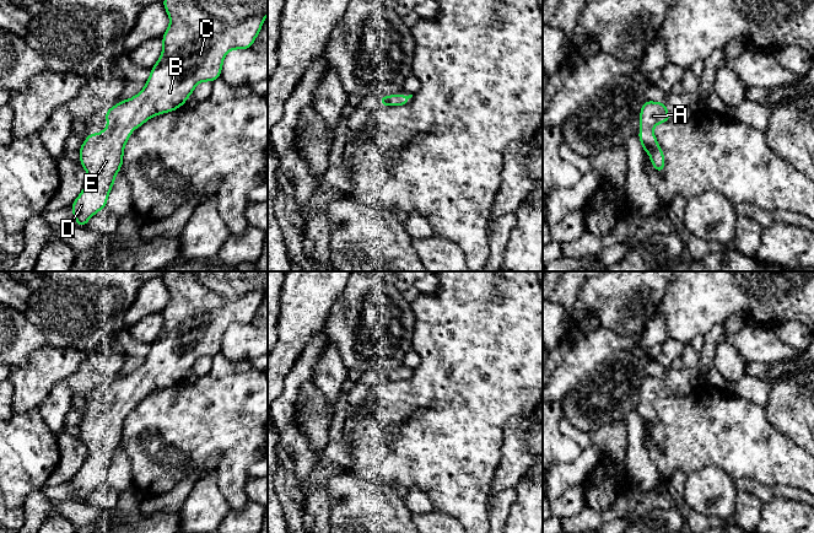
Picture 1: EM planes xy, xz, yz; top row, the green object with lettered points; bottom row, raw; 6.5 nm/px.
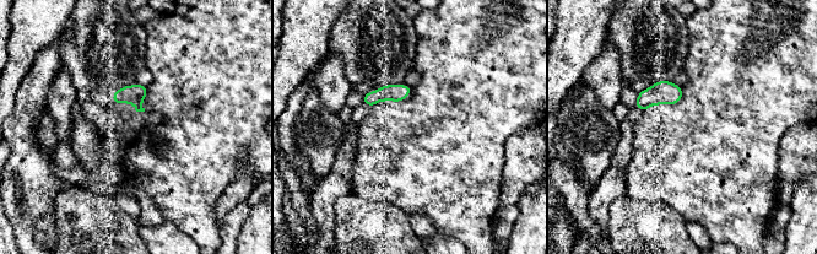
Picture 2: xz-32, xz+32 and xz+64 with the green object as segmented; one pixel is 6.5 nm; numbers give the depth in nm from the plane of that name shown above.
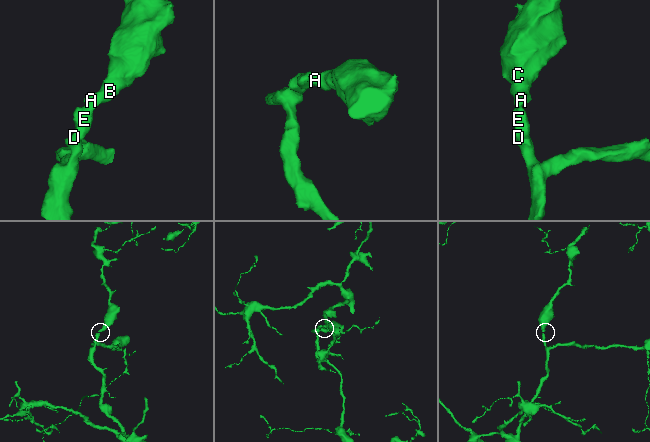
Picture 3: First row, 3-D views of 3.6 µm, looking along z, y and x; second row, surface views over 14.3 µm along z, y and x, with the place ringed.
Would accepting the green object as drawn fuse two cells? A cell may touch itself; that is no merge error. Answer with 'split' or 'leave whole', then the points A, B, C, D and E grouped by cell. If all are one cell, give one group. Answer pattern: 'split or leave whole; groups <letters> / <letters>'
leave whole; groups A B C D E

